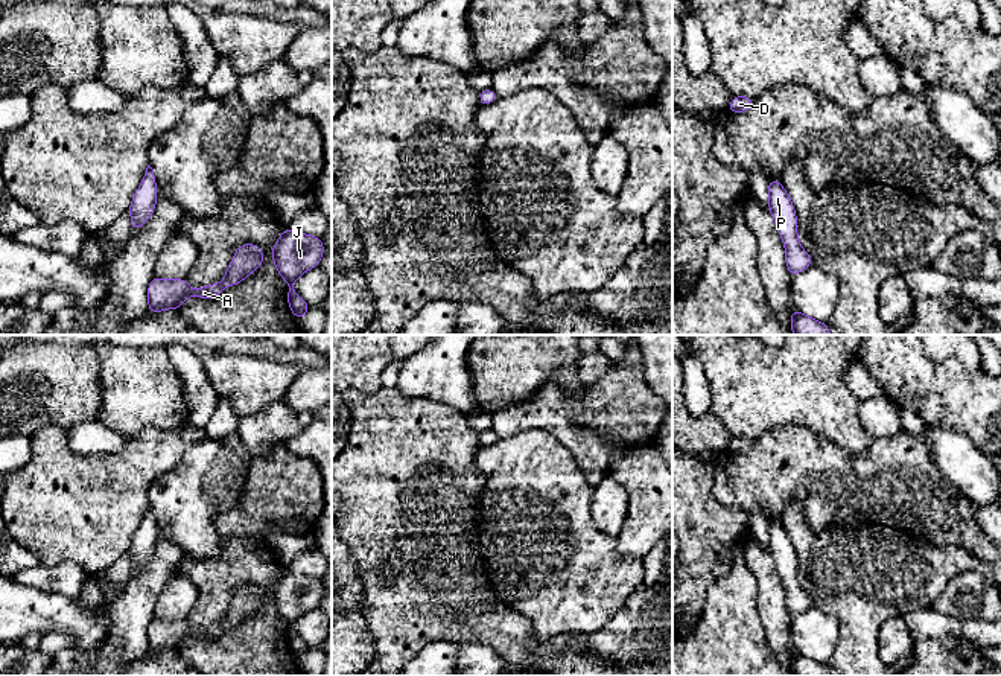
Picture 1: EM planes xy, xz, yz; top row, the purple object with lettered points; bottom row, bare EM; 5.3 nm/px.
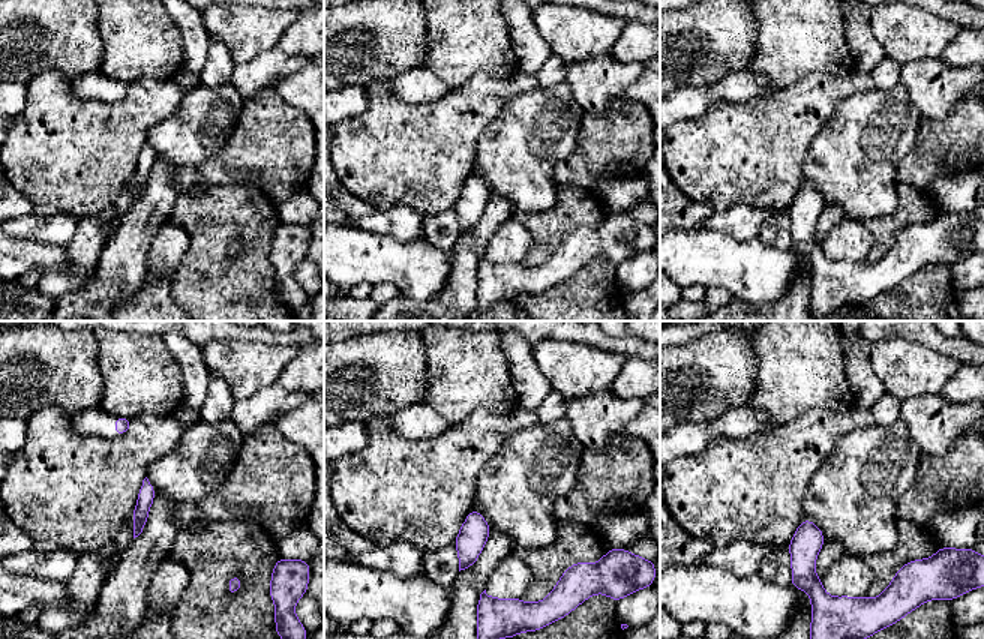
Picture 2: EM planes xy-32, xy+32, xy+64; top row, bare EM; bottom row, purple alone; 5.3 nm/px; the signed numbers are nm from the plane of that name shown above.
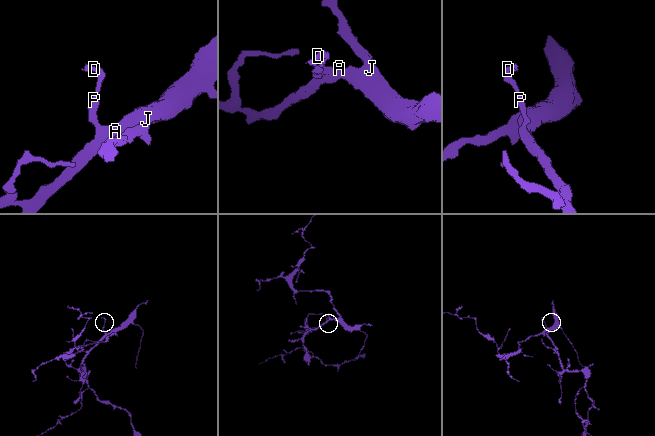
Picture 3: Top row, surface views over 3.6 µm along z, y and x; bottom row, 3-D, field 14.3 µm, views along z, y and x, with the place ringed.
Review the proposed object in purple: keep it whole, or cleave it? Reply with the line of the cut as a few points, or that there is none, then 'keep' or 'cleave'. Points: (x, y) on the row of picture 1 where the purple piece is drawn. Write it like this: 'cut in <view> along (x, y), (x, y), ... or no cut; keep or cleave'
no cut; keep

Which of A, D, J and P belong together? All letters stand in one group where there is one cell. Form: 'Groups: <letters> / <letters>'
Groups: A D J P

